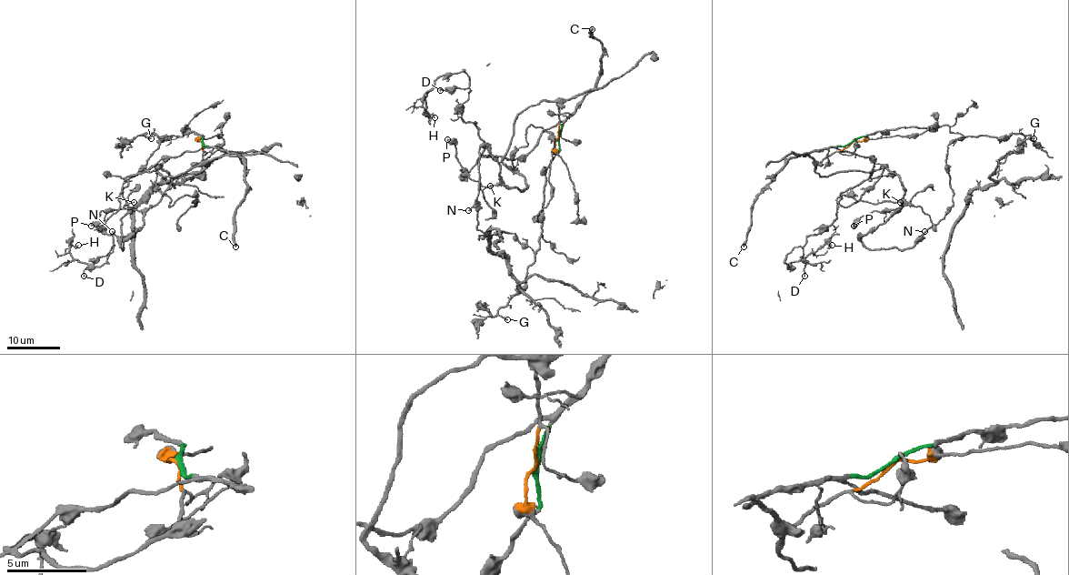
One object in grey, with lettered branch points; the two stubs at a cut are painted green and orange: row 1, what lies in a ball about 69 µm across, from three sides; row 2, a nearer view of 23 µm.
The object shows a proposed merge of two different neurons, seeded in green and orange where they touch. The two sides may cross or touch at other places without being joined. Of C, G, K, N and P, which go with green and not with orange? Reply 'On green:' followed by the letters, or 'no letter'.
On green: C, G

